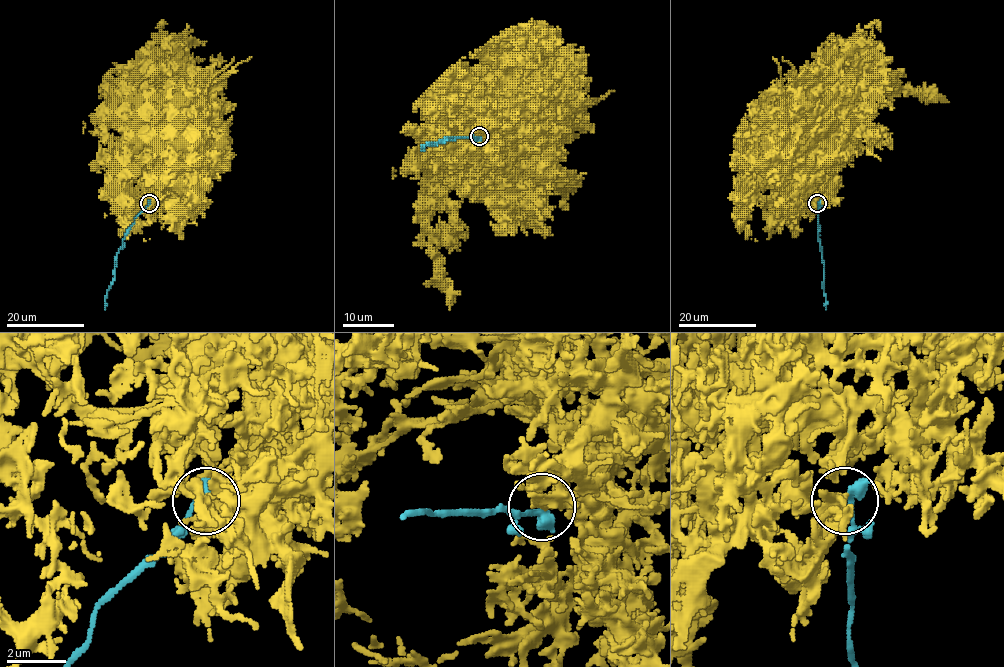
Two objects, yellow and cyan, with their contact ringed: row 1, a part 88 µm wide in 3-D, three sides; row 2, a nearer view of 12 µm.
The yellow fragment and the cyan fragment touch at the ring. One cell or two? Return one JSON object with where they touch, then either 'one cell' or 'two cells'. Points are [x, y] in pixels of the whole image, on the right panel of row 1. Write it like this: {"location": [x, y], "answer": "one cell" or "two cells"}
{"location": [817, 203], "answer": "two cells"}

